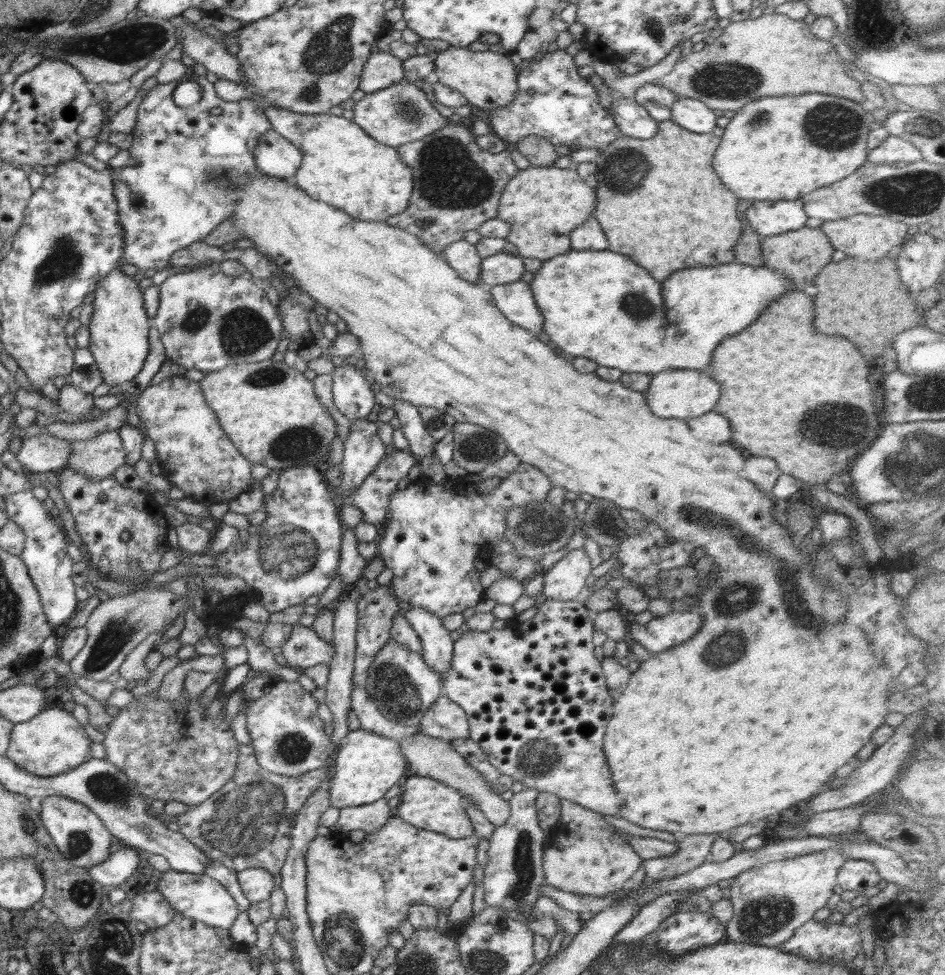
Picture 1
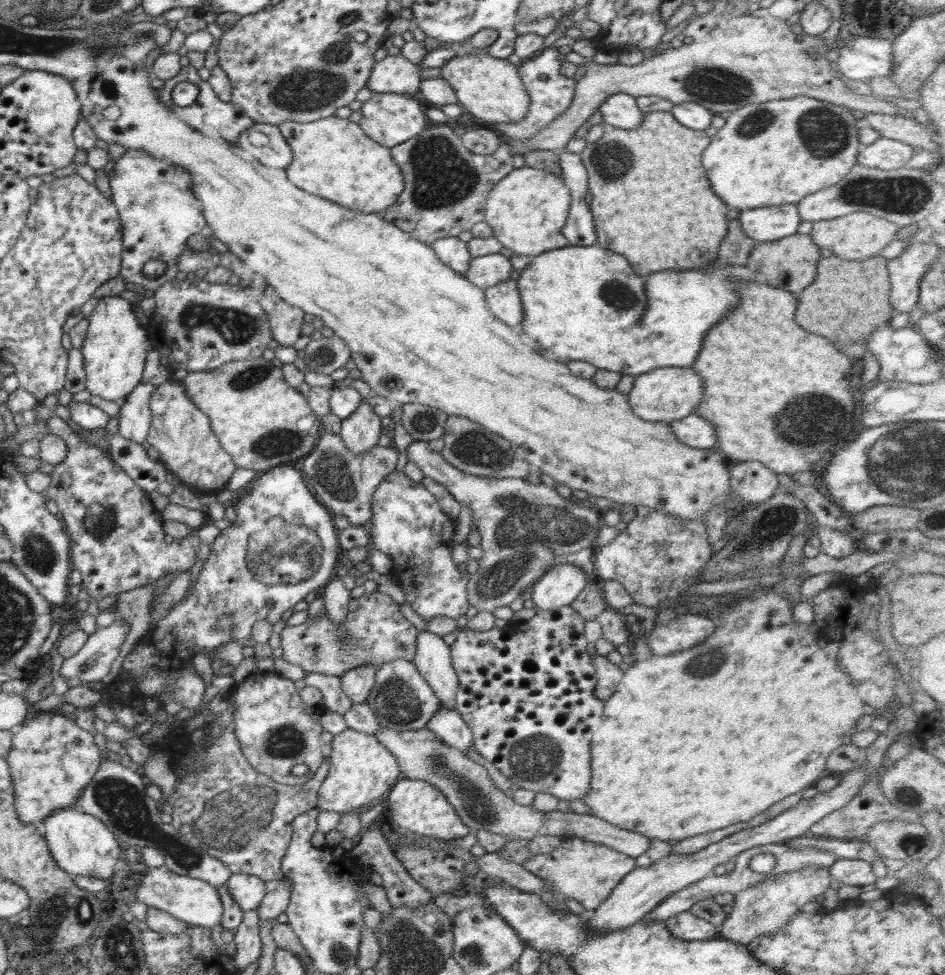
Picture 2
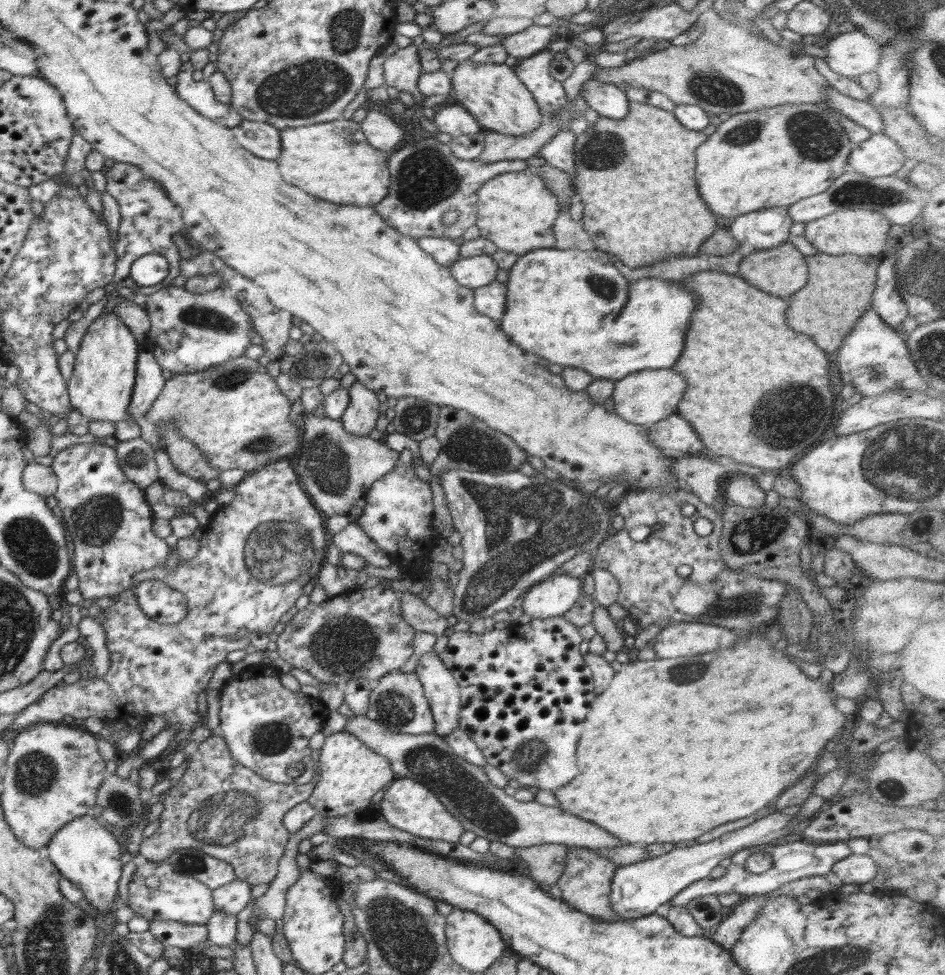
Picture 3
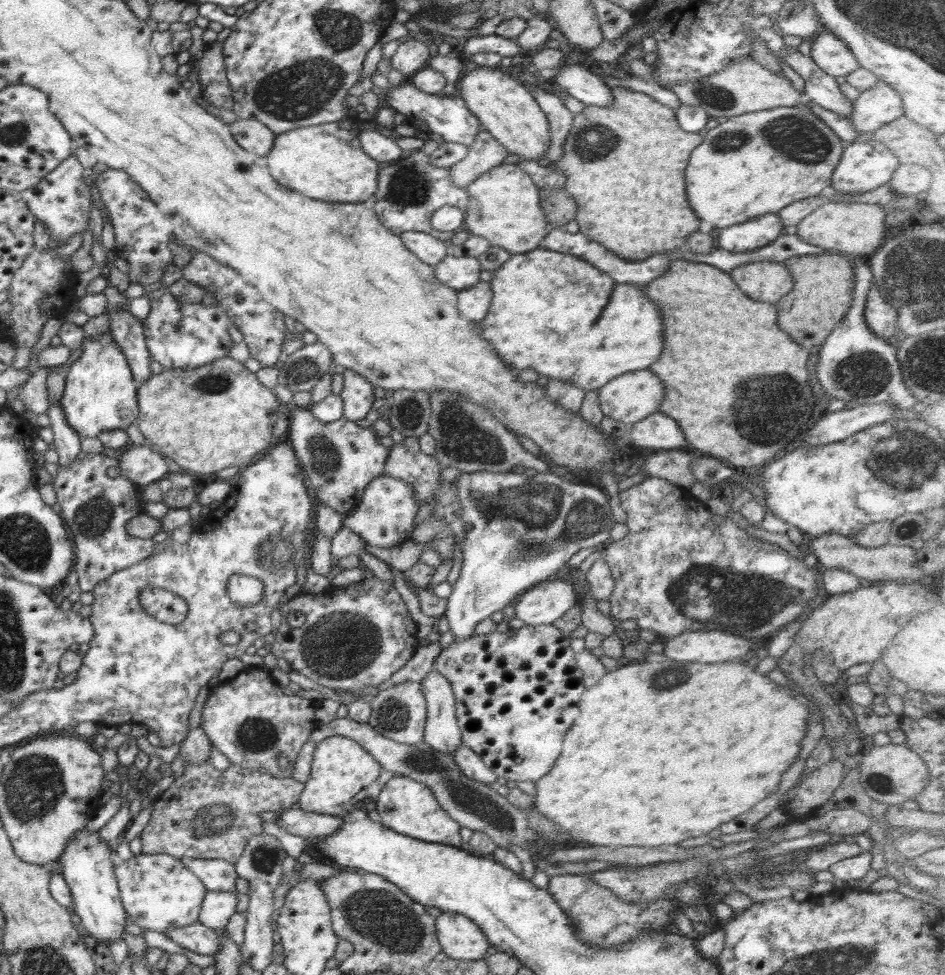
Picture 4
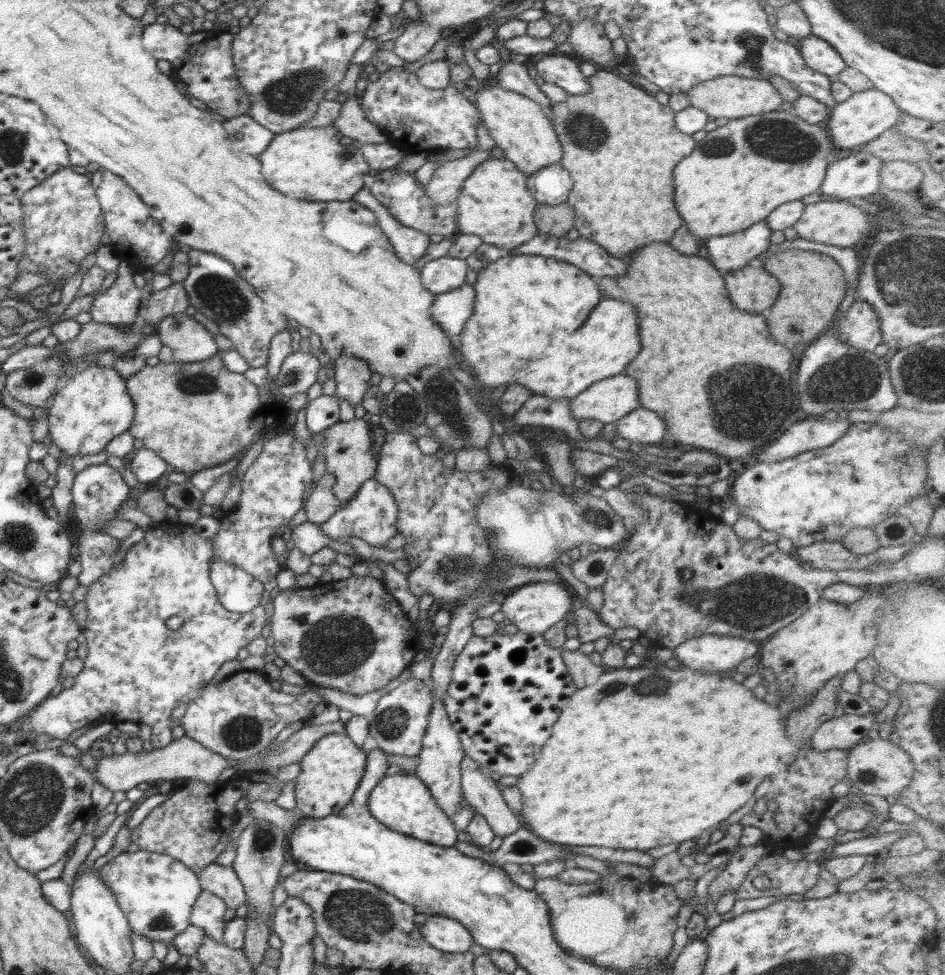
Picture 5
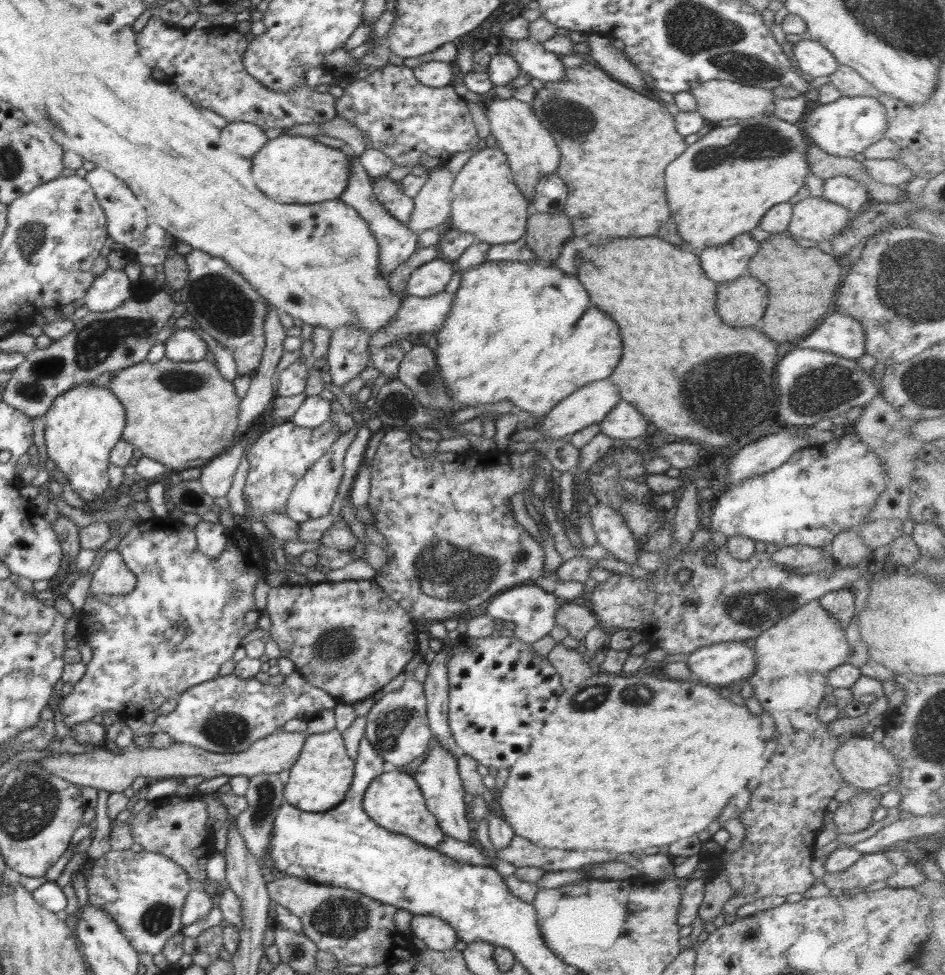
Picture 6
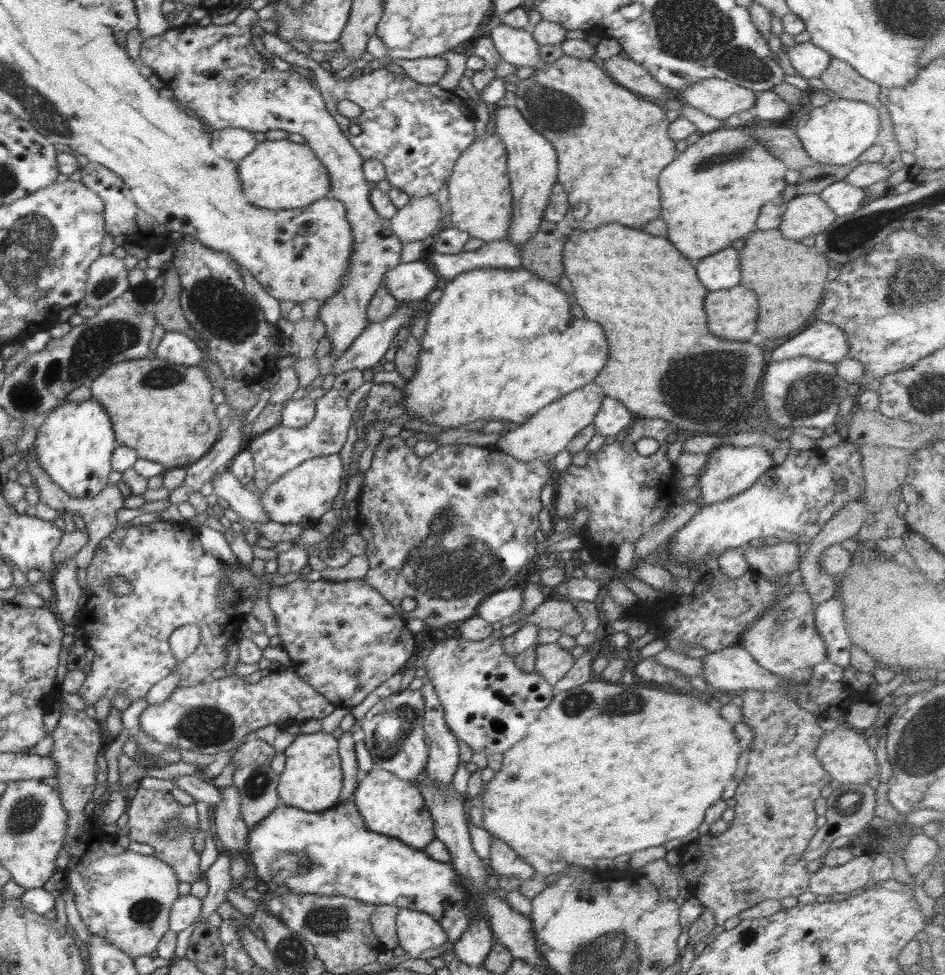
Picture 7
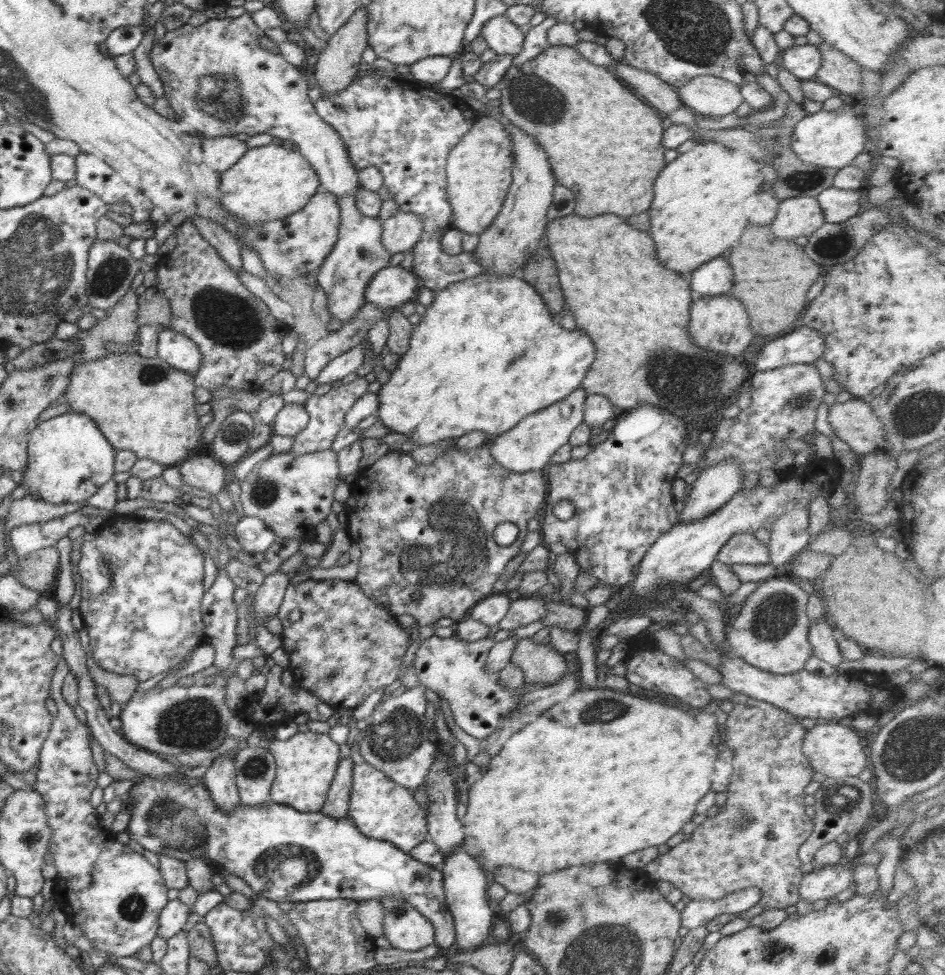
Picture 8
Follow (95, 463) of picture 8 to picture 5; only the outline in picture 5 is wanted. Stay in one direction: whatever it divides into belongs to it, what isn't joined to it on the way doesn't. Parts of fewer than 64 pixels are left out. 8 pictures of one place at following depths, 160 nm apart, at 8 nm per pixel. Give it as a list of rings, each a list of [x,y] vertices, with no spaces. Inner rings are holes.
[[[92,362],[80,368],[71,377],[66,377],[66,386],[54,395],[54,402],[47,410],[47,417],[52,443],[72,458],[102,452],[112,438],[116,438],[132,426],[135,408],[132,397],[128,395],[125,379],[112,367],[100,366]],[[107,463],[90,465],[75,474],[71,495],[73,496],[72,516],[76,517],[82,530],[78,544],[80,554],[76,558],[81,562],[82,571],[77,576],[80,585],[90,586],[100,576],[108,573],[120,560],[117,552],[122,540],[112,538],[103,532],[103,528],[107,522],[118,518],[122,508],[126,508],[125,503],[129,499],[129,492],[130,487],[121,473]]]

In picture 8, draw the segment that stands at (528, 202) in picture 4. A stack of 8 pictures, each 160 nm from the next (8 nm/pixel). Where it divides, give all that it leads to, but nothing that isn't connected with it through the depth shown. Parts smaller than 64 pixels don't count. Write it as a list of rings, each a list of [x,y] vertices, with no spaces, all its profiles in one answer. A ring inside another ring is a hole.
[[[495,113],[477,117],[472,129],[454,146],[448,156],[447,192],[453,210],[451,228],[479,235],[497,217],[512,185],[512,142],[502,119]]]

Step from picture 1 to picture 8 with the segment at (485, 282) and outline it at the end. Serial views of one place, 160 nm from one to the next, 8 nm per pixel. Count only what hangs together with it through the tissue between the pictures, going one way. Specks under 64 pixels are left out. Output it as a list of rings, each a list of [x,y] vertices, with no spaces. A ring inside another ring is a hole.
[[[389,266],[370,279],[365,288],[365,302],[378,308],[400,308],[418,294],[420,282],[410,268]]]

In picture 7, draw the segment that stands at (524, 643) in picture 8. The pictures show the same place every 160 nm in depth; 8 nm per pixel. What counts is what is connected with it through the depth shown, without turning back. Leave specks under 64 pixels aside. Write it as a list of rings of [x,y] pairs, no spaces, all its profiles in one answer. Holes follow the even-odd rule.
[[[557,643],[538,645],[535,655],[535,670],[552,685],[560,682],[571,671],[575,662],[571,651],[564,650]]]

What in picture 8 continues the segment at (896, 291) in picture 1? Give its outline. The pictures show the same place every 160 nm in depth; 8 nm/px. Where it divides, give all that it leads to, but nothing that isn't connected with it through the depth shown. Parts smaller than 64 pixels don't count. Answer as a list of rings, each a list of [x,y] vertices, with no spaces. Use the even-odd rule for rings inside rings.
[[[751,223],[742,233],[736,246],[733,246],[728,258],[732,270],[734,270],[734,288],[732,296],[738,298],[749,316],[749,325],[751,331],[762,336],[781,336],[790,333],[798,325],[798,318],[802,310],[806,308],[806,294],[810,286],[824,274],[825,269],[816,265],[804,253],[804,248],[796,243],[793,239],[786,240],[776,238],[771,231],[770,225],[759,225]]]

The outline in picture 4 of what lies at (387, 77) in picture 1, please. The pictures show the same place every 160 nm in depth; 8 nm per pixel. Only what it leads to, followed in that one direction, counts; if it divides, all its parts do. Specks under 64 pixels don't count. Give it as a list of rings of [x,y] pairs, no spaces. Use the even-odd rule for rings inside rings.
[[[411,39],[400,44],[396,52],[391,56],[391,65],[399,70],[405,80],[424,68],[430,58],[428,43]]]

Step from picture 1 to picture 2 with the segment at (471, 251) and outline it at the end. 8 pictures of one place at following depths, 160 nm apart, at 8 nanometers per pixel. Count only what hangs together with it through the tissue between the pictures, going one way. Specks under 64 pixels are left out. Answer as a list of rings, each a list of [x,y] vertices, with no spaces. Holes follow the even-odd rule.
[[[452,237],[438,239],[431,245],[438,259],[452,270],[464,274],[470,268],[473,257],[468,251],[467,242]]]

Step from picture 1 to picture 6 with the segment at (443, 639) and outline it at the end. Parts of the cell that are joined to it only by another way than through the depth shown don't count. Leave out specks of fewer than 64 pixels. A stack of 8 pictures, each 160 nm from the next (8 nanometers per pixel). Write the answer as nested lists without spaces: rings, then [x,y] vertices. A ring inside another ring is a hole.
[[[434,738],[432,741],[434,746],[413,774],[414,780],[422,791],[428,810],[437,818],[442,832],[460,842],[474,841],[474,827],[468,815],[468,807],[464,803],[465,788],[458,772],[457,757],[448,749],[444,749],[440,741]]]

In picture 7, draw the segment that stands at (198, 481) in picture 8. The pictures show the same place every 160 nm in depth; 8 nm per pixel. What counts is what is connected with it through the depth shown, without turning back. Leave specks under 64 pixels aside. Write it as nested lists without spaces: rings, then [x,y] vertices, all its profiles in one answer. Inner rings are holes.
[[[230,469],[218,473],[211,483],[213,493],[220,498],[222,504],[234,510],[240,517],[254,524],[272,521],[259,502],[259,496],[248,491]]]

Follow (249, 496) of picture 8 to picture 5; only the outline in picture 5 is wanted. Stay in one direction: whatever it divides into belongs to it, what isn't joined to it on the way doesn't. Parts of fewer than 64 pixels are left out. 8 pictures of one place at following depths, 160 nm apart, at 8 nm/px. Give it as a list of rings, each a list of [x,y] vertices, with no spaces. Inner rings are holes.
[[[325,473],[319,480],[313,482],[314,487],[305,503],[308,522],[318,525],[326,522],[343,505],[333,493],[335,476]]]

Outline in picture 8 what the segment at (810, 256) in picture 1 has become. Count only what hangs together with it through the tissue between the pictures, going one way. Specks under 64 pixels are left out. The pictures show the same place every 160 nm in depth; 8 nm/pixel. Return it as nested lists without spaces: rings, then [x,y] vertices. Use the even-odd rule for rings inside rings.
[[[724,294],[722,296],[694,297],[690,305],[690,322],[687,326],[687,334],[696,346],[735,358],[742,356],[742,352],[750,346],[752,338],[756,336],[751,331],[749,316],[742,304],[738,304],[736,298]]]

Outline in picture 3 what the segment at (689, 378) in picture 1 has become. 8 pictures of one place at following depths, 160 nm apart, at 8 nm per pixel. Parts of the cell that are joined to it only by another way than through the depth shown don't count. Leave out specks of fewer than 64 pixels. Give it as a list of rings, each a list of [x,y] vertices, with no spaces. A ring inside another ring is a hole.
[[[671,368],[641,370],[615,381],[612,394],[614,412],[626,422],[636,425],[650,425],[677,412],[678,403],[686,392],[685,378]]]

